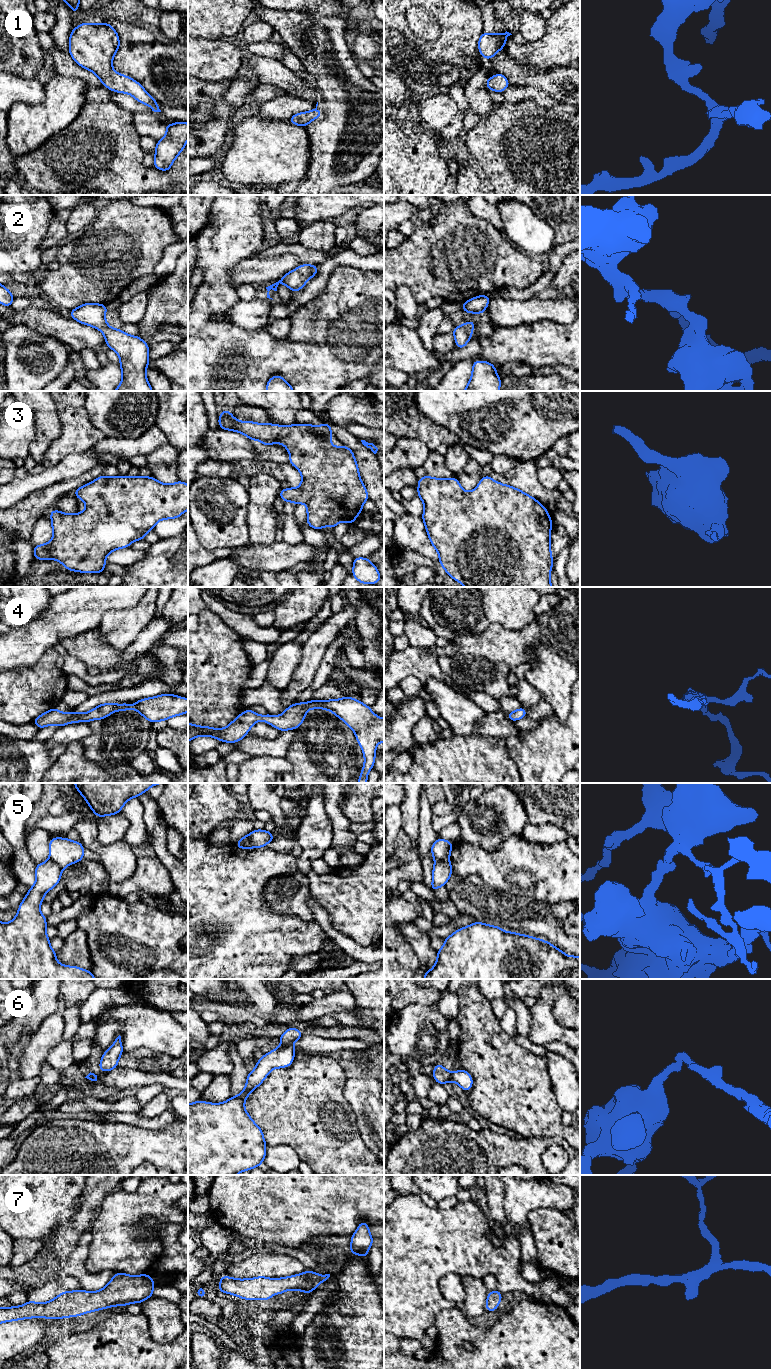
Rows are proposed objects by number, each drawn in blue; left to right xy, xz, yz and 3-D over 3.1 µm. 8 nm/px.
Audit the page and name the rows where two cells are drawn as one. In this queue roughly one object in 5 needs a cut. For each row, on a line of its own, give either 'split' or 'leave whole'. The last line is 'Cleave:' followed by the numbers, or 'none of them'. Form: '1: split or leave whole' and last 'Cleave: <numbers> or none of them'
1: leave whole
2: leave whole
3: leave whole
4: leave whole
5: split
6: split
7: leave whole
Cleave: 5, 6

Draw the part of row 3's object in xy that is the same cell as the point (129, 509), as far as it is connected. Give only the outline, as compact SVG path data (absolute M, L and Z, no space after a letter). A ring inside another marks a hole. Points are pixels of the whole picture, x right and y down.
M99 476L93 482L74 490L73 494L85 502L87 509L76 514L66 514L58 510L50 511L53 538L42 545L34 545L34 559L40 561L53 559L61 562L69 571L81 573L102 573L104 571L105 557L114 550L130 547L136 540L144 540L147 532L153 530L157 522L163 519L180 517L188 510L188 485L180 480L173 484L160 483L153 476L129 477Z

